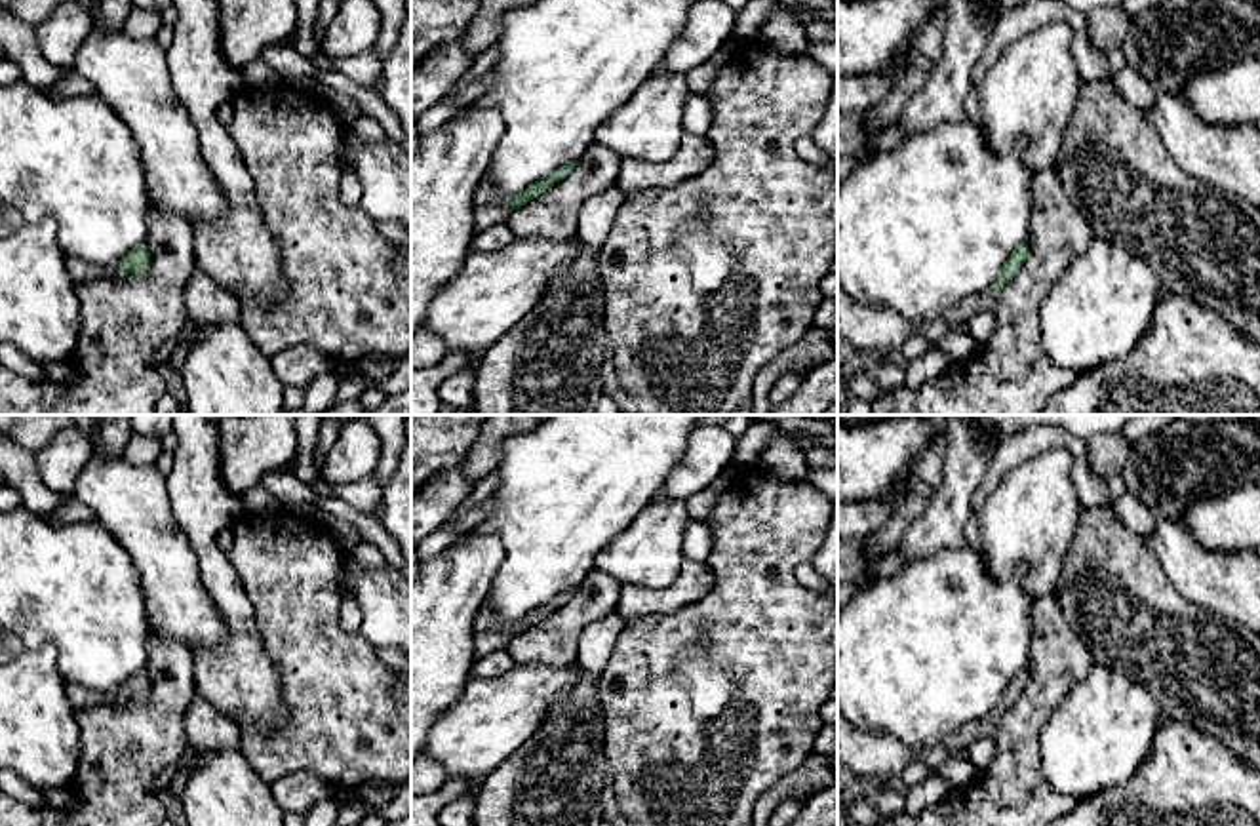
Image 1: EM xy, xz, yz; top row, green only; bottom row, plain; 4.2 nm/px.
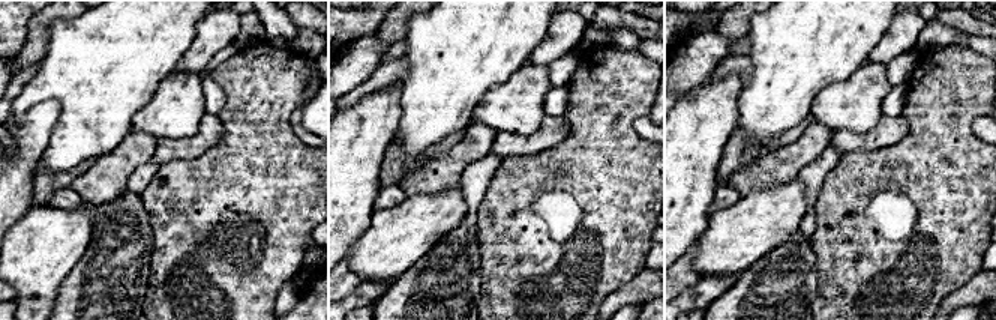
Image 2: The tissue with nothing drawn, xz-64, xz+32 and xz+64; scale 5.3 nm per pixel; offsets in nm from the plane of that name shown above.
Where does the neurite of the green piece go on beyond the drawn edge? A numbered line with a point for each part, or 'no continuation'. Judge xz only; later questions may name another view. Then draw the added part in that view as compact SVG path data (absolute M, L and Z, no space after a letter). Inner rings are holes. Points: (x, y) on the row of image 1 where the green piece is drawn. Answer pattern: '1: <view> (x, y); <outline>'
1: xz (490, 208); M483 181L474 200L474 234L504 223L512 211L508 198L502 198L489 181Z

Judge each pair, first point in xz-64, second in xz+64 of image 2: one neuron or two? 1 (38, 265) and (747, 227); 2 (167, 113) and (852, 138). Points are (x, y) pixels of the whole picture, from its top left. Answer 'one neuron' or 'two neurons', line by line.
1: one neuron
2: two neurons

